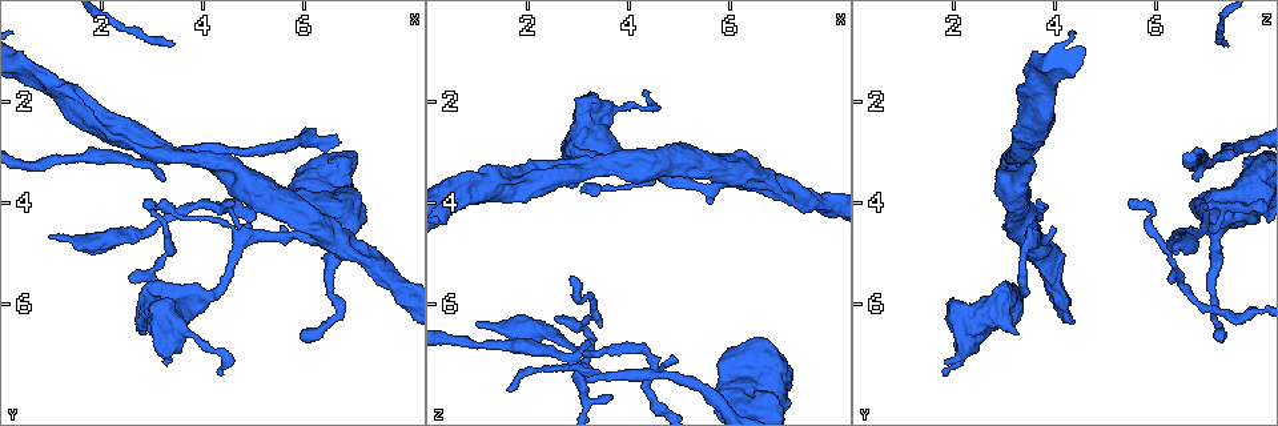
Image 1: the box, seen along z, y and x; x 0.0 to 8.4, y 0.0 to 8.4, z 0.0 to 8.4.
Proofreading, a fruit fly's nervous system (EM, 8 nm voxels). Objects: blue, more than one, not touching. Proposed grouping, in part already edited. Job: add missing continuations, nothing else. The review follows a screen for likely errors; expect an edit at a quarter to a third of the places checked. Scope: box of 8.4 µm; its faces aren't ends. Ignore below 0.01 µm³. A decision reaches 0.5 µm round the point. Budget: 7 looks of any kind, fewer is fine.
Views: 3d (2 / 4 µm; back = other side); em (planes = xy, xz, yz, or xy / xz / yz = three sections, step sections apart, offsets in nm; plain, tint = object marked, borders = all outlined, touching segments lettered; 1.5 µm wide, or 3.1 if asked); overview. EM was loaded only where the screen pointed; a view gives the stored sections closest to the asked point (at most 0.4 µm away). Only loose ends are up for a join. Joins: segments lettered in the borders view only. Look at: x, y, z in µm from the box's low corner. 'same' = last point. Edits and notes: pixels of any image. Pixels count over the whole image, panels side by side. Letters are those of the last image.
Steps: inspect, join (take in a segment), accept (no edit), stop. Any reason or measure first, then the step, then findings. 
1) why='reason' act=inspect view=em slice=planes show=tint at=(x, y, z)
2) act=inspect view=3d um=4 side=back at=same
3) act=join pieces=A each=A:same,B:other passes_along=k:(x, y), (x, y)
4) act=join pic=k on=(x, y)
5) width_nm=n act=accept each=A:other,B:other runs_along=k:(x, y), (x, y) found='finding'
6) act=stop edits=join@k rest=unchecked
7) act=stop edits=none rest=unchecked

why='long arm stops here' act=inspect view=em slice=xz step=8 show=borders at=(5.90, 6.60, 7.20)

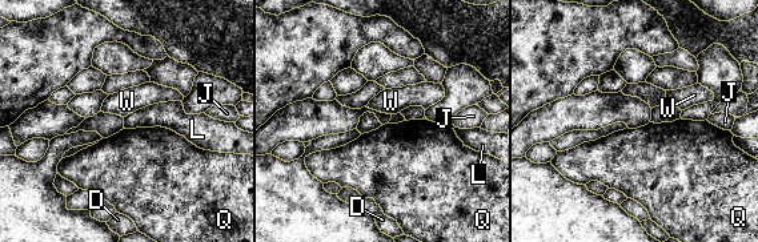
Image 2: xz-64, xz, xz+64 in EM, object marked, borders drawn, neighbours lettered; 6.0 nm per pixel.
why='another direction' act=inspect view=em slice=planes show=borders at=same

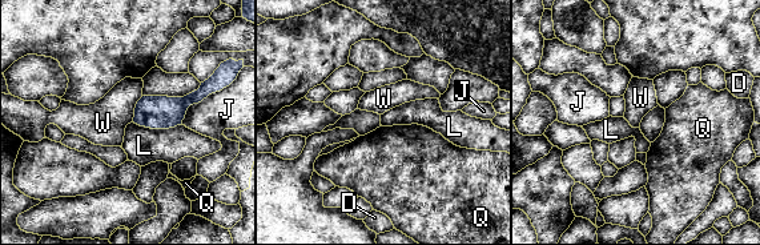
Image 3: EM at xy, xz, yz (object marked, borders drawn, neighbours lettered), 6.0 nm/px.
act=accept each=D:other,J:other,L:other,Q:other,W:other border=3:(143, 96), (136, 104), (132, 121) found='none of them fits'

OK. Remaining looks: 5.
why='tapers out' act=inspect view=3d um=4 side=back at=(0.95, 4.75, 6.40)

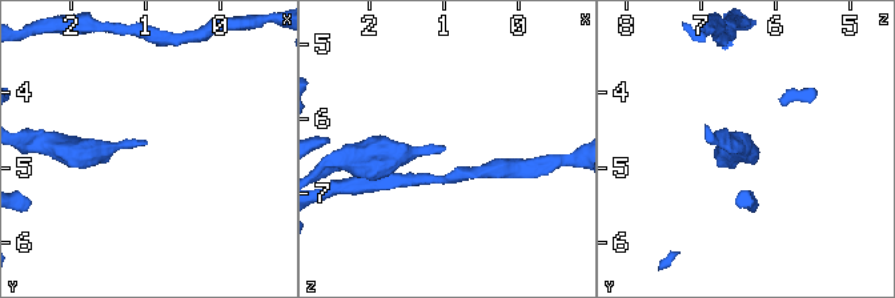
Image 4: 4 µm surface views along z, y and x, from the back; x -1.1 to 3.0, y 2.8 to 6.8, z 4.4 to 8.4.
act=inspect view=em slice=planes show=borders at=(0.95, 4.65, 6.40)

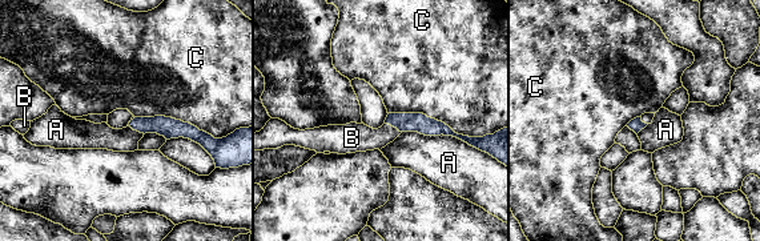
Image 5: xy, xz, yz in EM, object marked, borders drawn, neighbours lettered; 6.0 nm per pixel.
width_nm=80 act=join pic=5 on=(354, 137) each=A:other,B:same,C:other passes_along=5:(419, 123), (393, 125), (354, 137) found='the neuron continues'

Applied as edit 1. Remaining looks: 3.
act=inspect view=overview

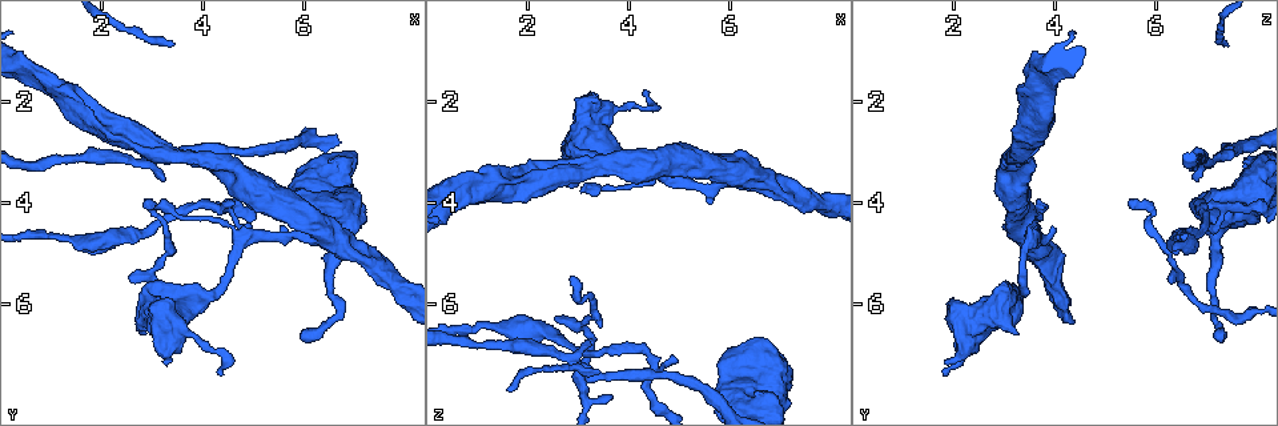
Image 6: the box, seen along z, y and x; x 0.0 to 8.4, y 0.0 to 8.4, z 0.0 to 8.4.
why='branch stops here' act=inspect view=em slice=planes show=borders at=(3.20, 3.55, 6.75)

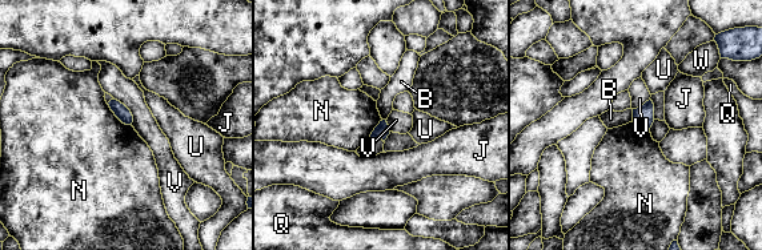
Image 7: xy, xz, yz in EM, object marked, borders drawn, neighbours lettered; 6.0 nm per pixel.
width_nm=90 act=accept each=B:other,J:other,N:other,Q:other,U:other,V:other,W:other border=7:(107, 104), (123, 123), (131, 125) found='no lettered segment goes on from it'

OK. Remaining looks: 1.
act=stop edits=join@5 rest=unchecked

